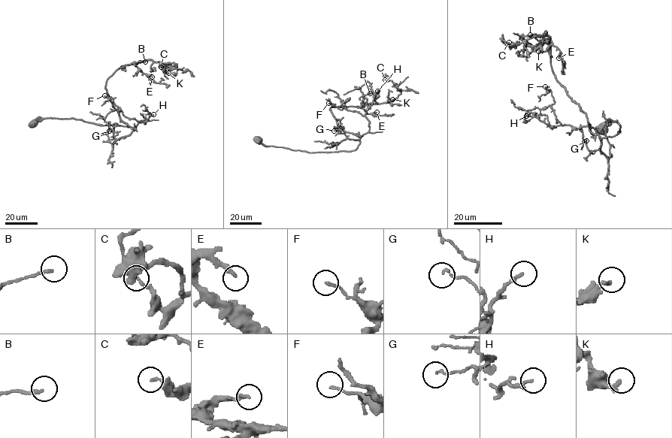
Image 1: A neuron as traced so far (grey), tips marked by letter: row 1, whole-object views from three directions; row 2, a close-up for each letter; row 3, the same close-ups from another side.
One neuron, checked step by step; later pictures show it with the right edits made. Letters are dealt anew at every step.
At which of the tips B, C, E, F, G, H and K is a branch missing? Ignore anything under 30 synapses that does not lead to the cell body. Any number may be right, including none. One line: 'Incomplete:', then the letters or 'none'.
Incomplete: none

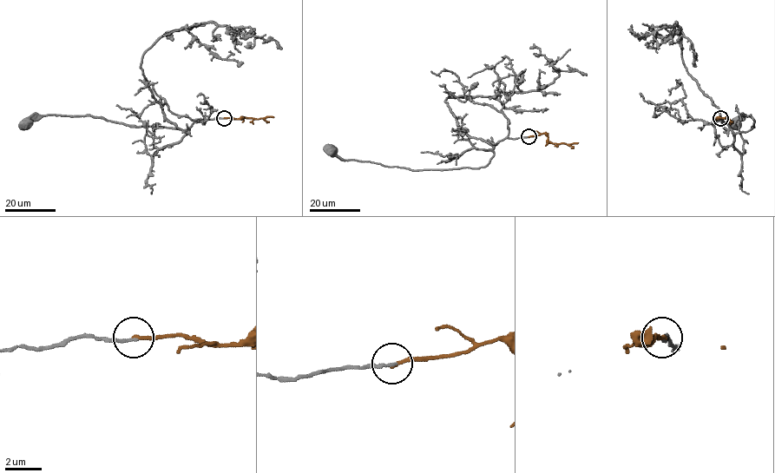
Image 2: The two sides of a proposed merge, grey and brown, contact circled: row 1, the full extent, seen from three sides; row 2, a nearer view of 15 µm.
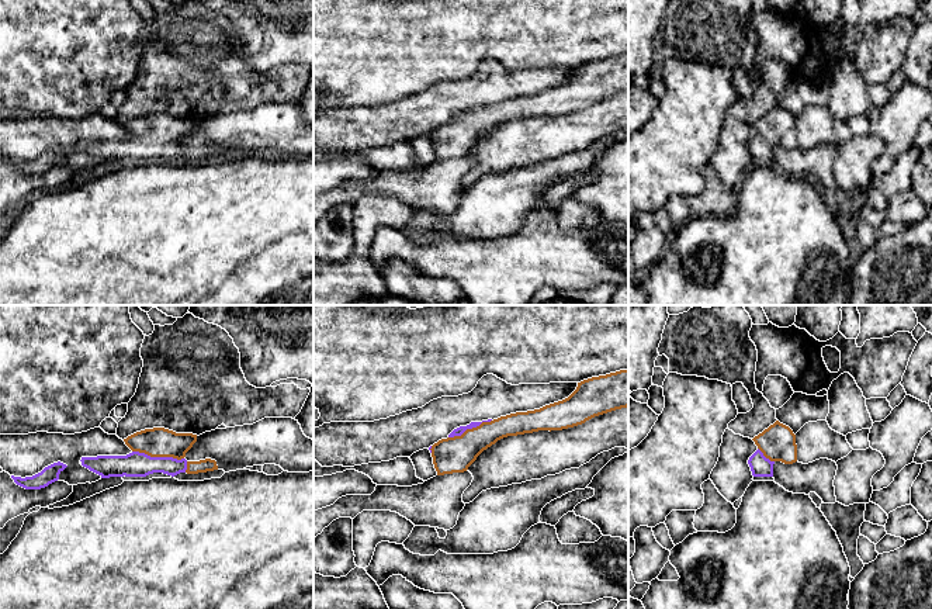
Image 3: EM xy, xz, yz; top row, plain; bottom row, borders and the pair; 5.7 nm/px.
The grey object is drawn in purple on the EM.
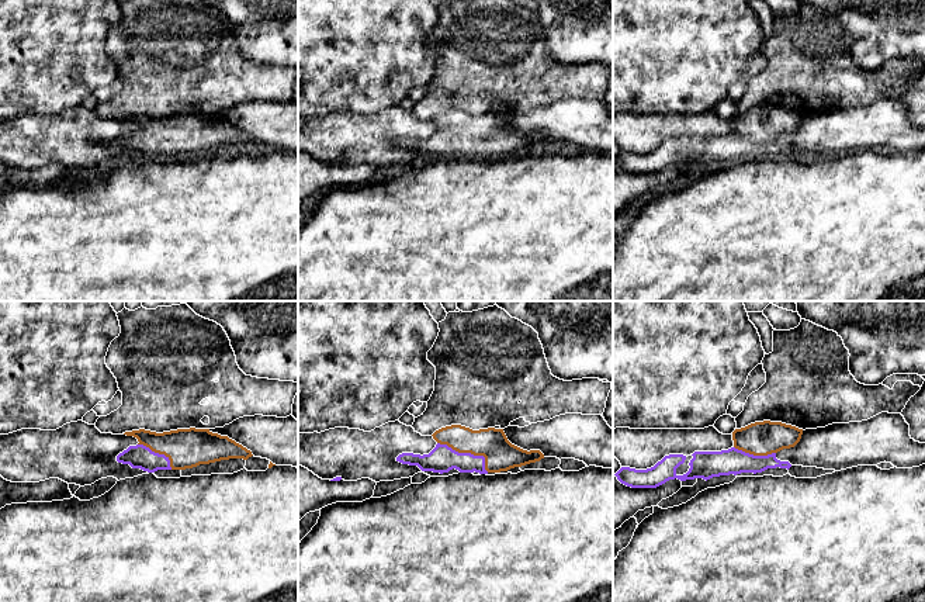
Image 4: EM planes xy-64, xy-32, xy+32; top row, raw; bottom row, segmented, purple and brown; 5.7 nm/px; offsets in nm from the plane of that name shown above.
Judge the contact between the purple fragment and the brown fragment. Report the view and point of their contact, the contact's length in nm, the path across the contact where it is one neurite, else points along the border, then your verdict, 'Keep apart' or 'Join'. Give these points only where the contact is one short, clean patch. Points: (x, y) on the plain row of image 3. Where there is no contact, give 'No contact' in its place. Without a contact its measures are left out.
Touches purple at xy (158, 142). Shared border 300 nm. Join

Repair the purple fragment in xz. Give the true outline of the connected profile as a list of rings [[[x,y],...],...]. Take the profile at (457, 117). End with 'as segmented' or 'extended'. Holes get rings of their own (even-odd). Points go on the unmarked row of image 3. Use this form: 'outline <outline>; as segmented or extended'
outline [[[620,55],[583,65],[568,83],[540,94],[460,111],[429,135],[437,160],[464,158],[484,135],[503,122],[538,115],[562,115],[627,91],[628,55]]]; extended

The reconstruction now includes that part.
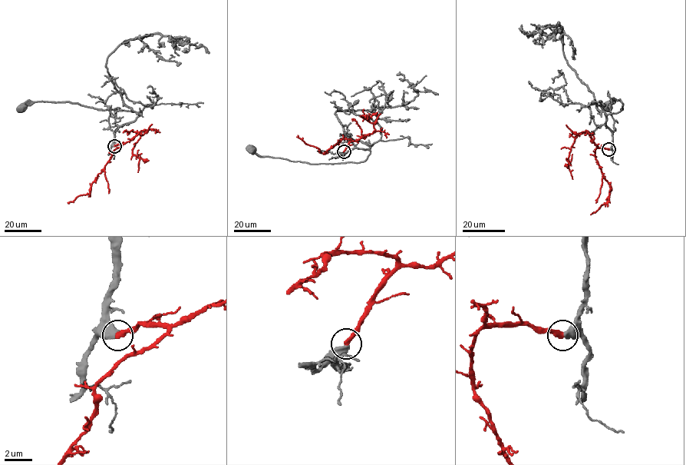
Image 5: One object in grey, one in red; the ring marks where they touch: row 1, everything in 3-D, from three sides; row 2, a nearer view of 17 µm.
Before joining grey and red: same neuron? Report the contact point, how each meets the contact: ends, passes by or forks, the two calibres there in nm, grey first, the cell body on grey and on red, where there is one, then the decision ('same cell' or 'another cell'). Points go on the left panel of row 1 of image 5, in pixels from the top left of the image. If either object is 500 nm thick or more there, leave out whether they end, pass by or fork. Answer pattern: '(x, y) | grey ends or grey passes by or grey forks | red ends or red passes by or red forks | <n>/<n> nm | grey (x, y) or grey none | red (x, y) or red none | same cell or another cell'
(114, 146) | 600/360 nm | grey (21, 107) | red none | same cell

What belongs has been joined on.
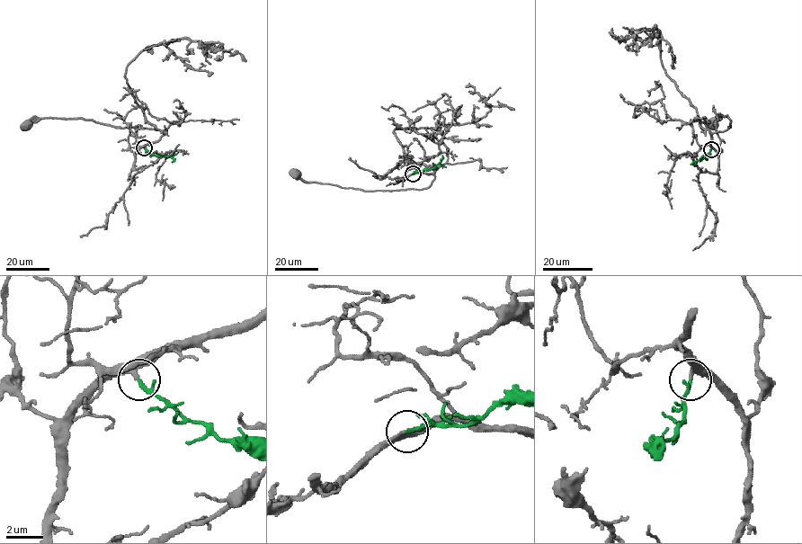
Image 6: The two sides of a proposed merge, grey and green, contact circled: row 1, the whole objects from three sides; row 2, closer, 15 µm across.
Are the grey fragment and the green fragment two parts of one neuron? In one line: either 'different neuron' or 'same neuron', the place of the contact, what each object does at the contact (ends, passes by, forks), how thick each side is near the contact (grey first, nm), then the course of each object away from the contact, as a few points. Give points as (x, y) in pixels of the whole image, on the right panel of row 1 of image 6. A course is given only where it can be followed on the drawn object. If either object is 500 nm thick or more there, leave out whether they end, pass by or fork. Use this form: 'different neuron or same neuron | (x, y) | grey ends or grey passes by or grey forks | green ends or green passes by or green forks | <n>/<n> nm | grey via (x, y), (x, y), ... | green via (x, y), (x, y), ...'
same neuron | (711, 149) | grey passes by | green passes by | 240/140 nm | grey via (711, 149), (711, 135), (727, 129), (731, 120), (722, 115), (714, 128), (711, 125) | green via (711, 149), (707, 158), (690, 164)

